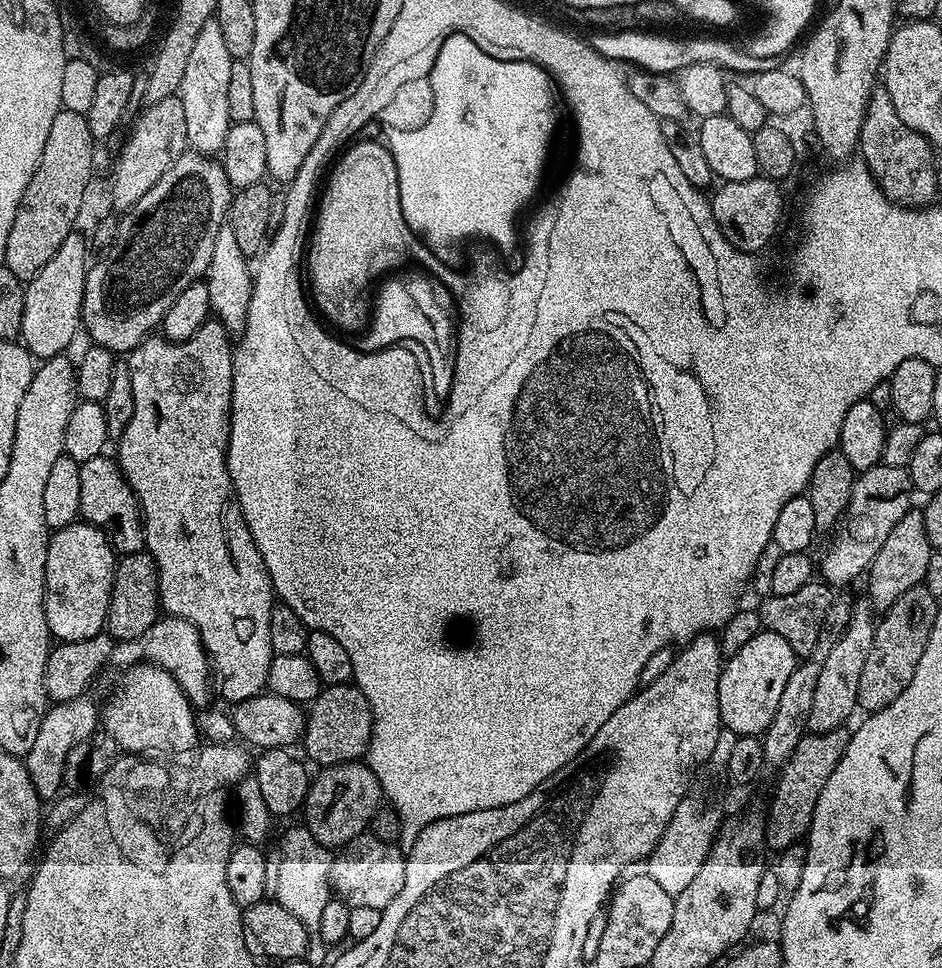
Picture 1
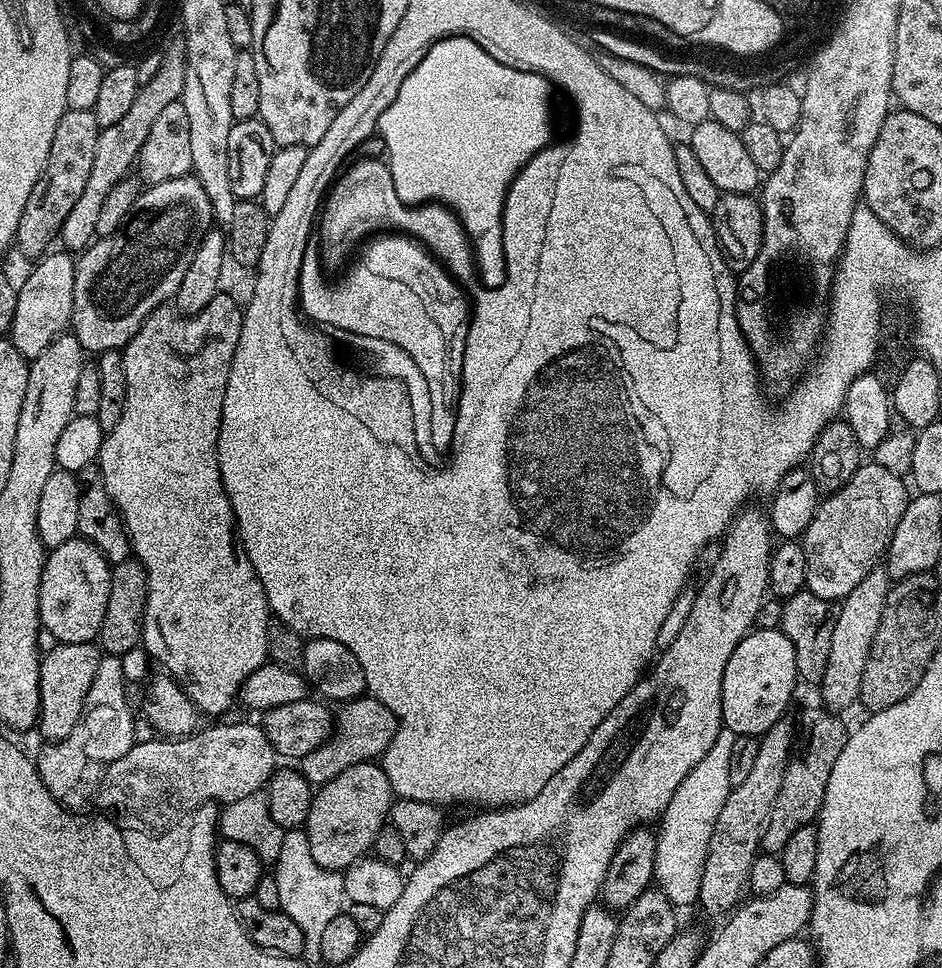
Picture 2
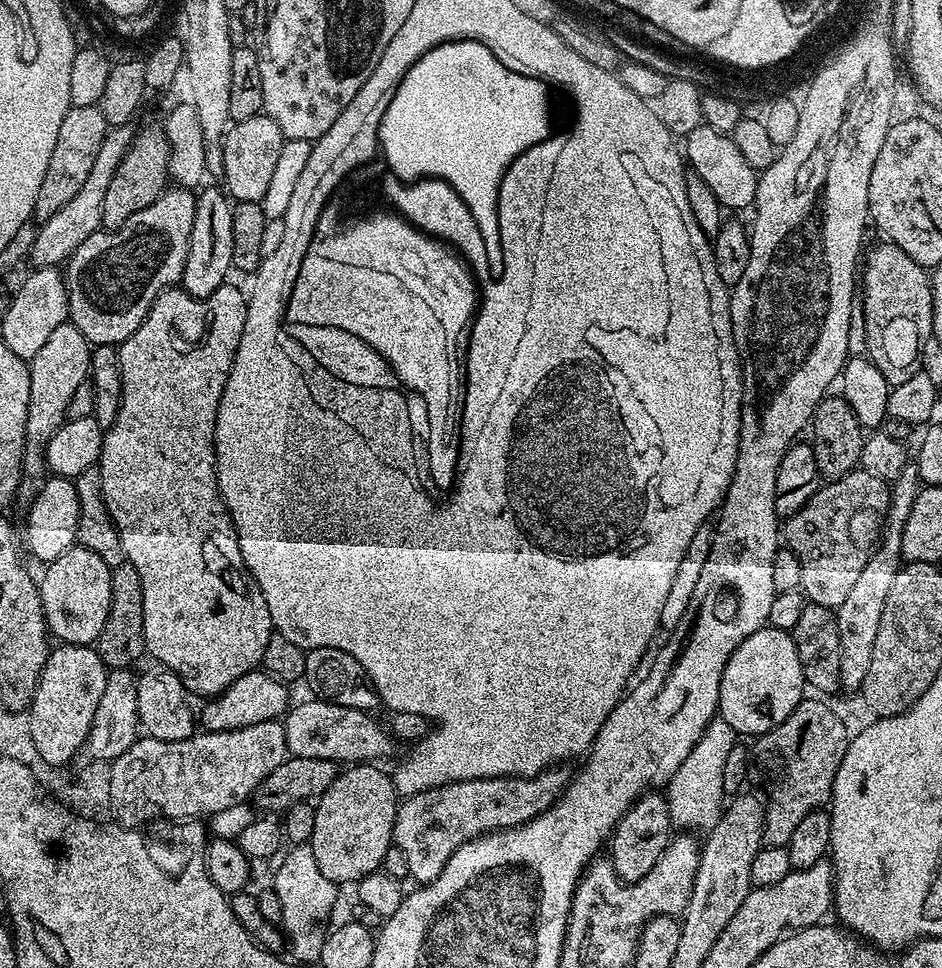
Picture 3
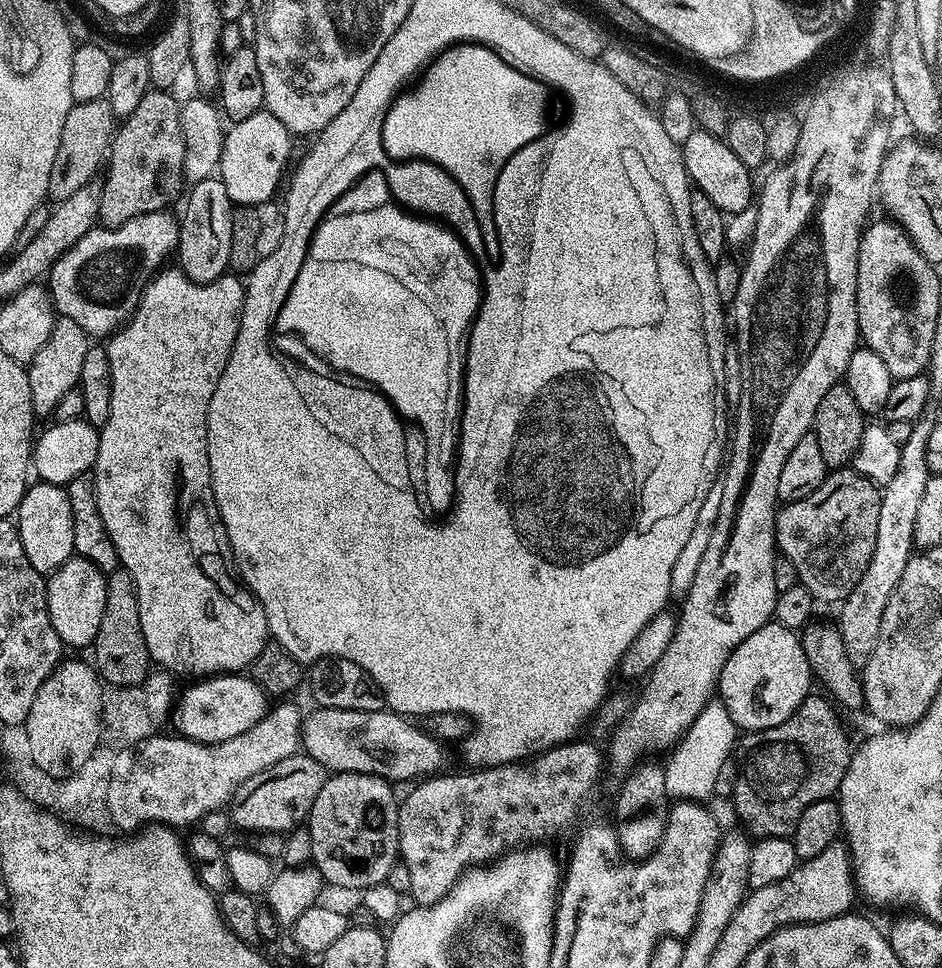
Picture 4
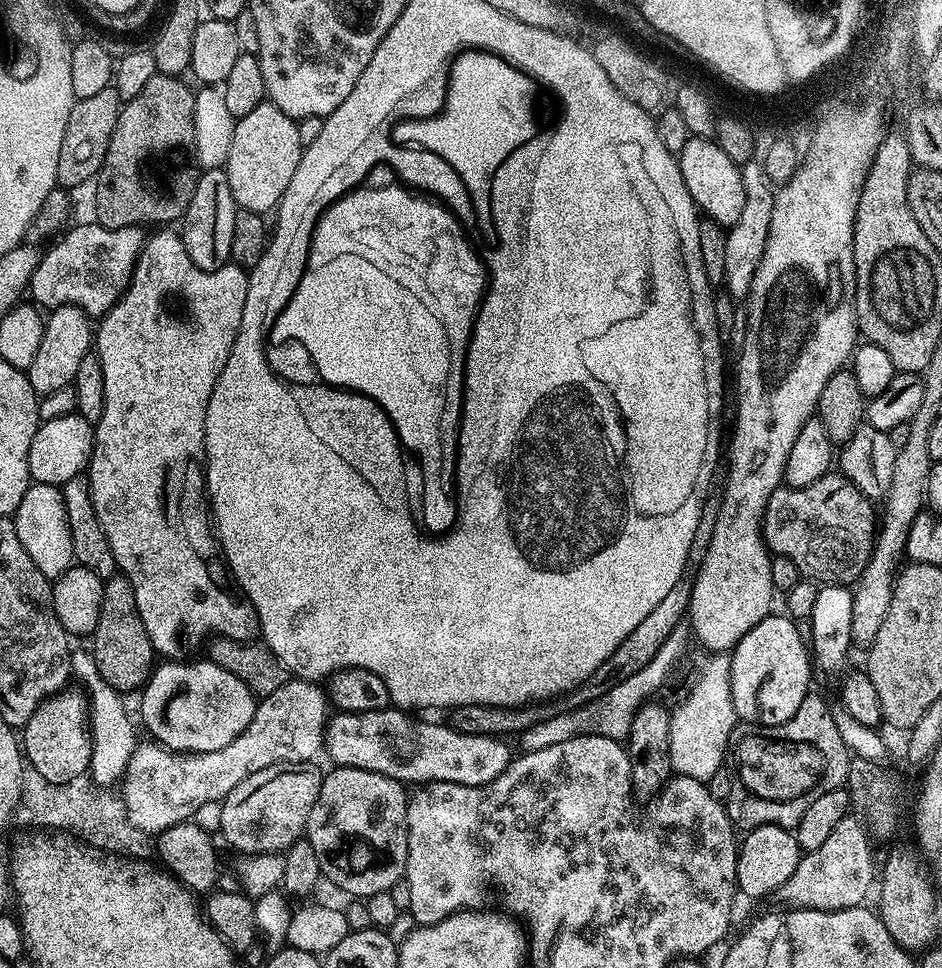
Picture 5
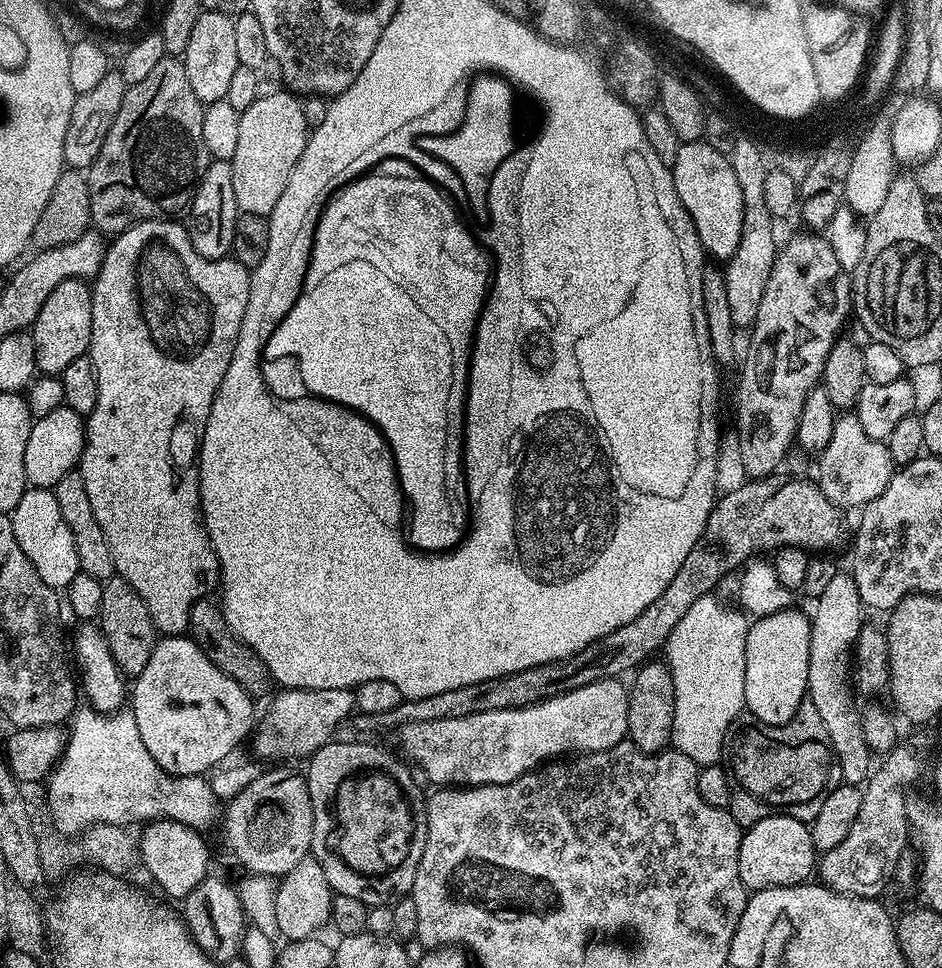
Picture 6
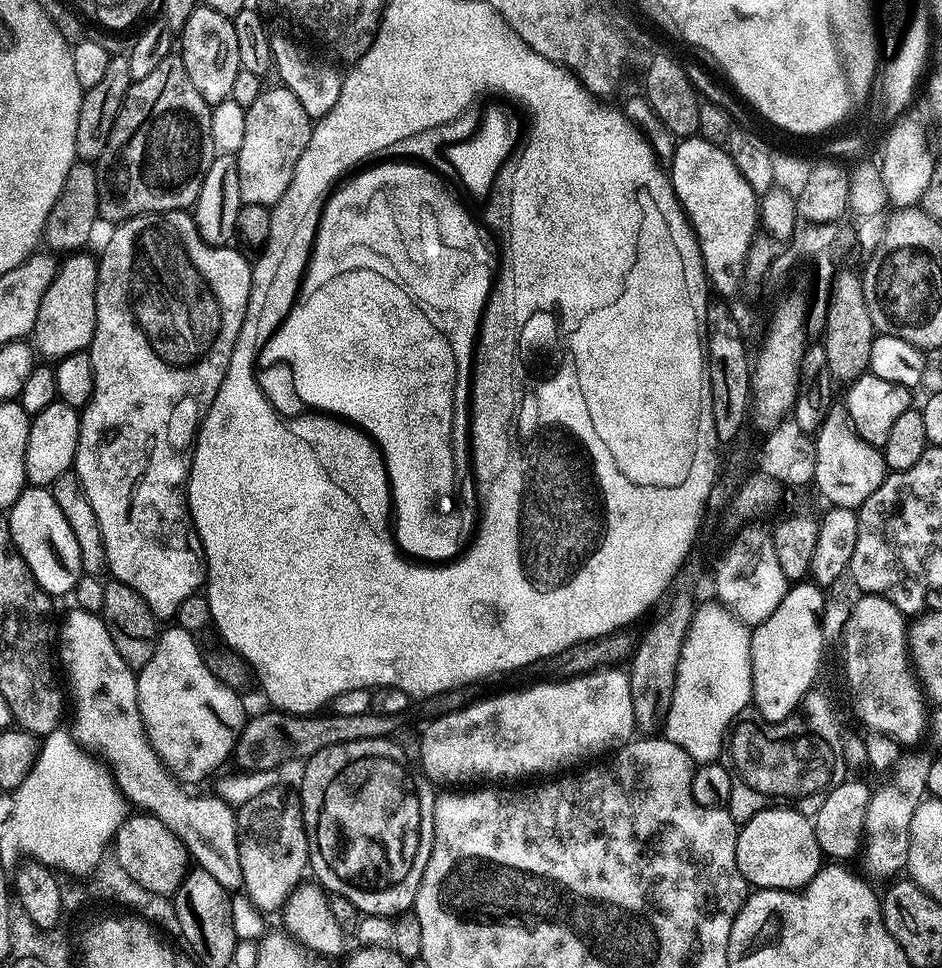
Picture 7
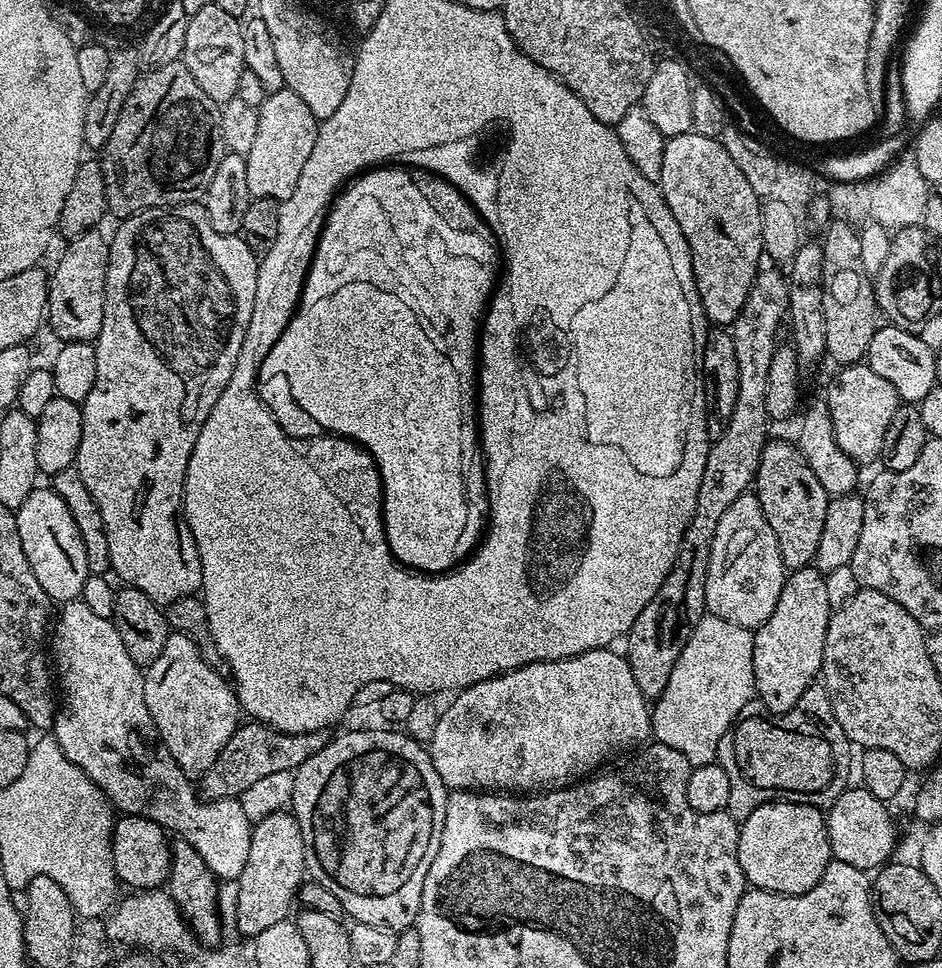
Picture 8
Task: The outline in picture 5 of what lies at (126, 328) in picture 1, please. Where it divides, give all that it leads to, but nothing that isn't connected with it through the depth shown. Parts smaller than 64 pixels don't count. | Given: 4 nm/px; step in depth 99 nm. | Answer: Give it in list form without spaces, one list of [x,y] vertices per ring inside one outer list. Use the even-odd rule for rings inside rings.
[[[95,222],[80,224],[77,228],[69,227],[56,240],[57,244],[41,255],[27,291],[41,309],[51,310],[63,304],[75,304],[89,317],[99,318],[120,299],[145,239],[143,227],[103,228]]]

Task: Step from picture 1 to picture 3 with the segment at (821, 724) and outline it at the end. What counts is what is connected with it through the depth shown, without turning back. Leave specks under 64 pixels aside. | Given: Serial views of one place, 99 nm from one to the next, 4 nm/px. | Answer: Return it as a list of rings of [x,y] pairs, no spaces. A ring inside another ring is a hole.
[[[910,462],[902,474],[891,481],[888,517],[884,519],[882,539],[876,546],[872,557],[862,569],[862,575],[854,582],[846,602],[835,609],[838,622],[838,650],[840,651],[840,687],[863,689],[866,670],[870,670],[870,658],[874,651],[874,638],[878,634],[878,622],[882,622],[882,606],[886,606],[886,594],[894,586],[894,578],[902,567],[902,530],[906,528],[906,518],[914,506],[914,498],[920,493],[920,478],[916,474],[915,463]]]

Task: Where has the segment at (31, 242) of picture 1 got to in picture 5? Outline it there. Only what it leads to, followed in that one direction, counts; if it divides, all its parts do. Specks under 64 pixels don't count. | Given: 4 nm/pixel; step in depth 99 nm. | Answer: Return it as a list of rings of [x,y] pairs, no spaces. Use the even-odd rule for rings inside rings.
[[[112,86],[90,98],[76,101],[70,110],[70,122],[66,122],[66,134],[62,134],[62,150],[58,150],[56,183],[59,187],[74,190],[87,180],[88,183],[95,181],[102,162],[106,158],[106,150],[110,146],[114,126],[118,126],[118,114],[121,107],[120,95]]]

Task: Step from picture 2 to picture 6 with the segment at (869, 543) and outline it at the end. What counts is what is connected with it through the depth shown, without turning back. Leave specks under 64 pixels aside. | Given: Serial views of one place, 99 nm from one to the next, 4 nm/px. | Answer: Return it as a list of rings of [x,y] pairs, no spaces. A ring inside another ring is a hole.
[[[756,478],[745,482],[734,493],[719,497],[712,505],[704,532],[698,542],[694,542],[694,550],[686,554],[682,566],[678,566],[678,574],[674,574],[670,586],[666,586],[666,590],[662,590],[662,594],[658,594],[658,598],[654,598],[654,602],[650,602],[650,606],[646,606],[638,618],[626,622],[626,626],[618,626],[598,643],[588,644],[569,660],[543,664],[486,682],[474,682],[474,686],[458,686],[458,690],[430,694],[430,698],[405,699],[394,710],[390,710],[390,714],[357,715],[357,730],[394,730],[410,722],[438,722],[446,718],[470,718],[474,714],[529,708],[550,696],[561,696],[563,692],[573,692],[605,678],[620,678],[623,672],[631,673],[639,669],[655,657],[652,656],[655,652],[657,655],[663,649],[686,610],[690,610],[698,598],[715,593],[716,583],[723,576],[730,575],[740,563],[739,568],[751,561],[755,552],[771,554],[777,548],[803,548],[809,554],[820,554],[823,548],[832,548],[839,542],[844,532],[841,509],[830,502],[830,498],[826,498],[819,483],[784,480],[772,488],[772,482],[768,478]]]

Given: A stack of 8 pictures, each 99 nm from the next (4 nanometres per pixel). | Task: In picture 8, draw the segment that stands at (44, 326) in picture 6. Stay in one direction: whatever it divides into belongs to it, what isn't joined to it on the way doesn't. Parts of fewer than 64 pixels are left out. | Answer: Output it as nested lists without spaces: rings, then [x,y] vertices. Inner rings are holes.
[[[86,231],[81,236],[76,236],[69,239],[64,245],[64,253],[60,256],[60,261],[57,262],[53,268],[50,268],[50,275],[48,277],[48,302],[46,305],[46,324],[52,327],[52,332],[57,336],[57,341],[60,342],[82,342],[87,340],[89,342],[95,341],[96,335],[102,330],[102,314],[104,313],[104,295],[106,294],[106,270],[108,269],[108,246],[109,241],[104,240],[99,236],[99,231]]]

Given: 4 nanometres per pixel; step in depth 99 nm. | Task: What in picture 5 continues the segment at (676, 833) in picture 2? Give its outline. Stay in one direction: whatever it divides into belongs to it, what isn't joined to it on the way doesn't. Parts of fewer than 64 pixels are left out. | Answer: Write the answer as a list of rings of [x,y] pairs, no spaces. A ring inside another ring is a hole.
[[[712,654],[700,668],[692,689],[677,708],[671,709],[670,762],[678,776],[708,781],[714,770],[725,767],[730,749],[728,739],[738,723],[732,701],[732,661],[727,655]]]

